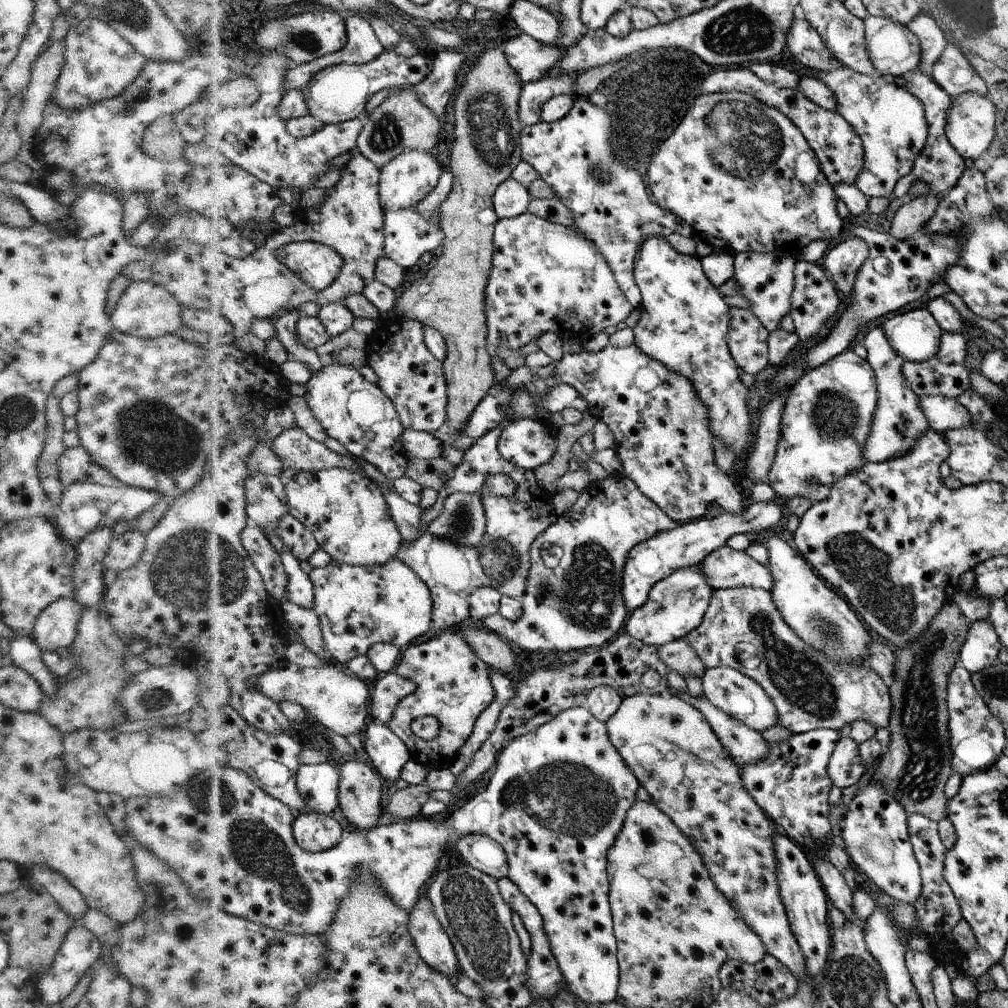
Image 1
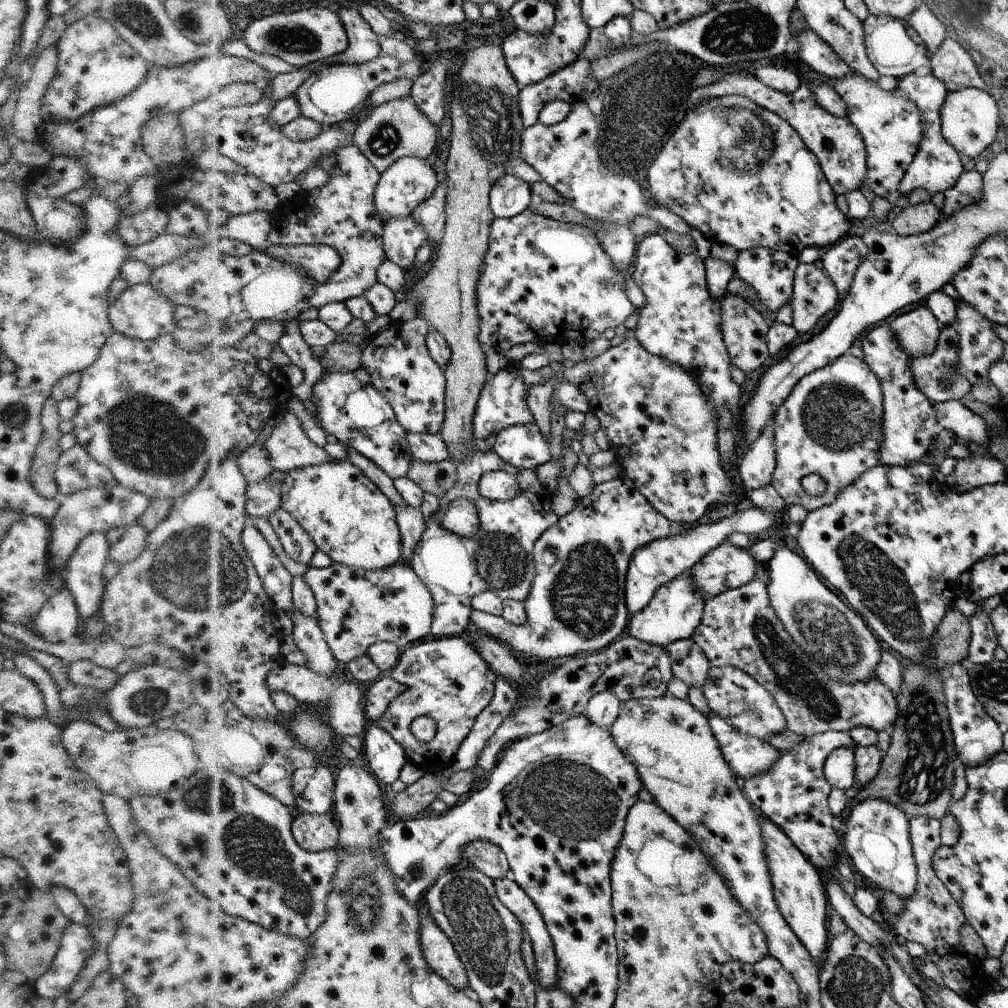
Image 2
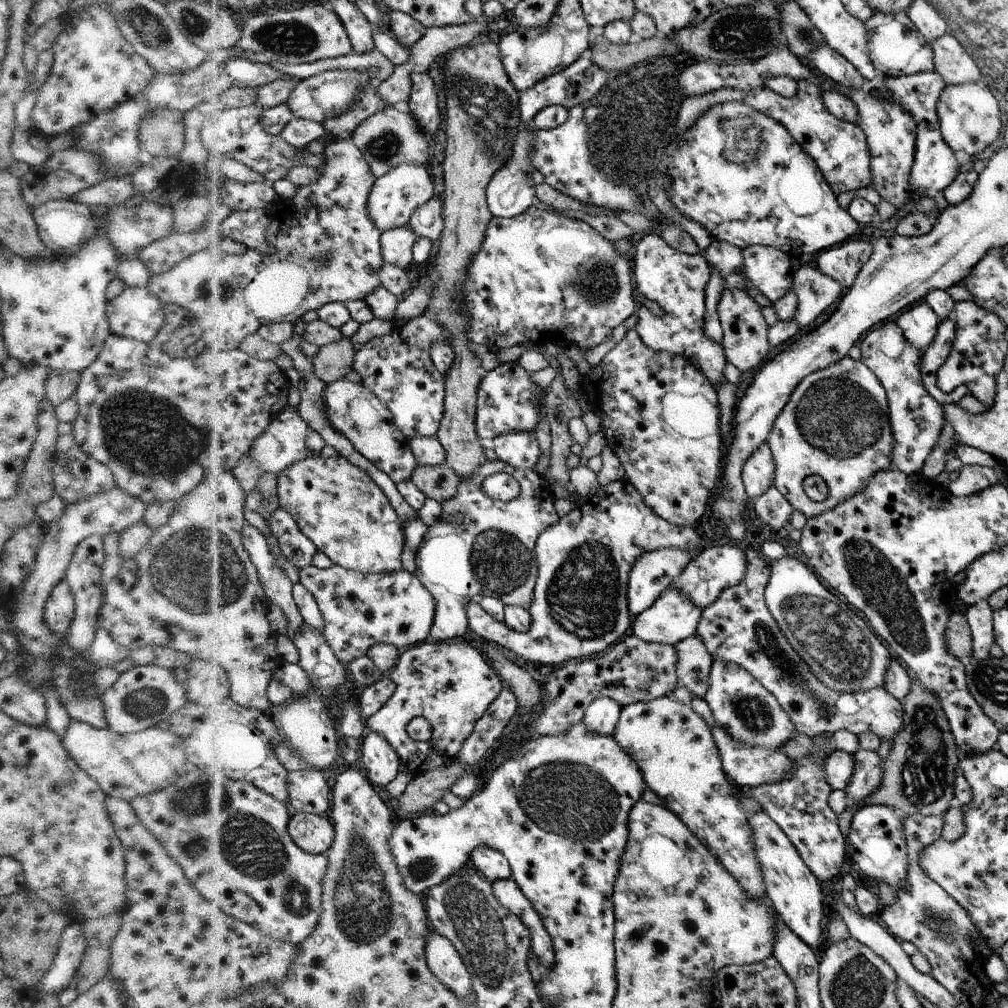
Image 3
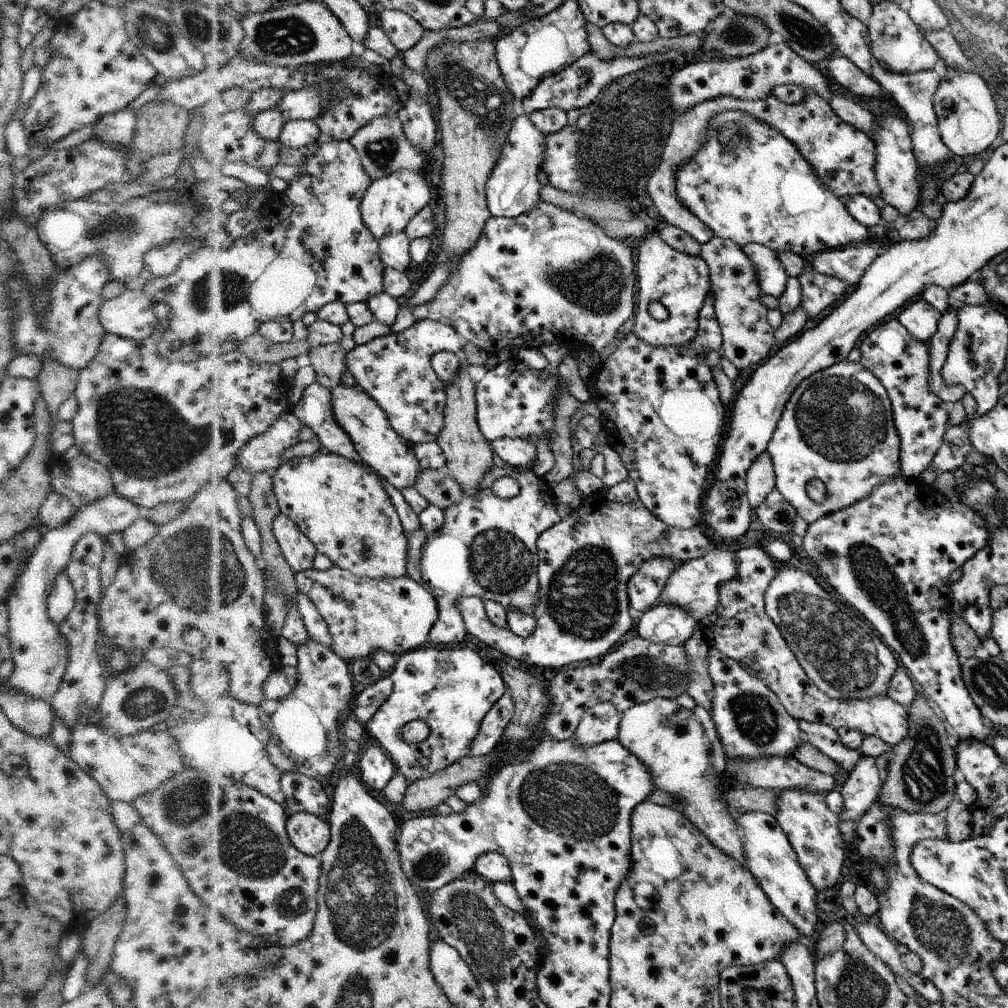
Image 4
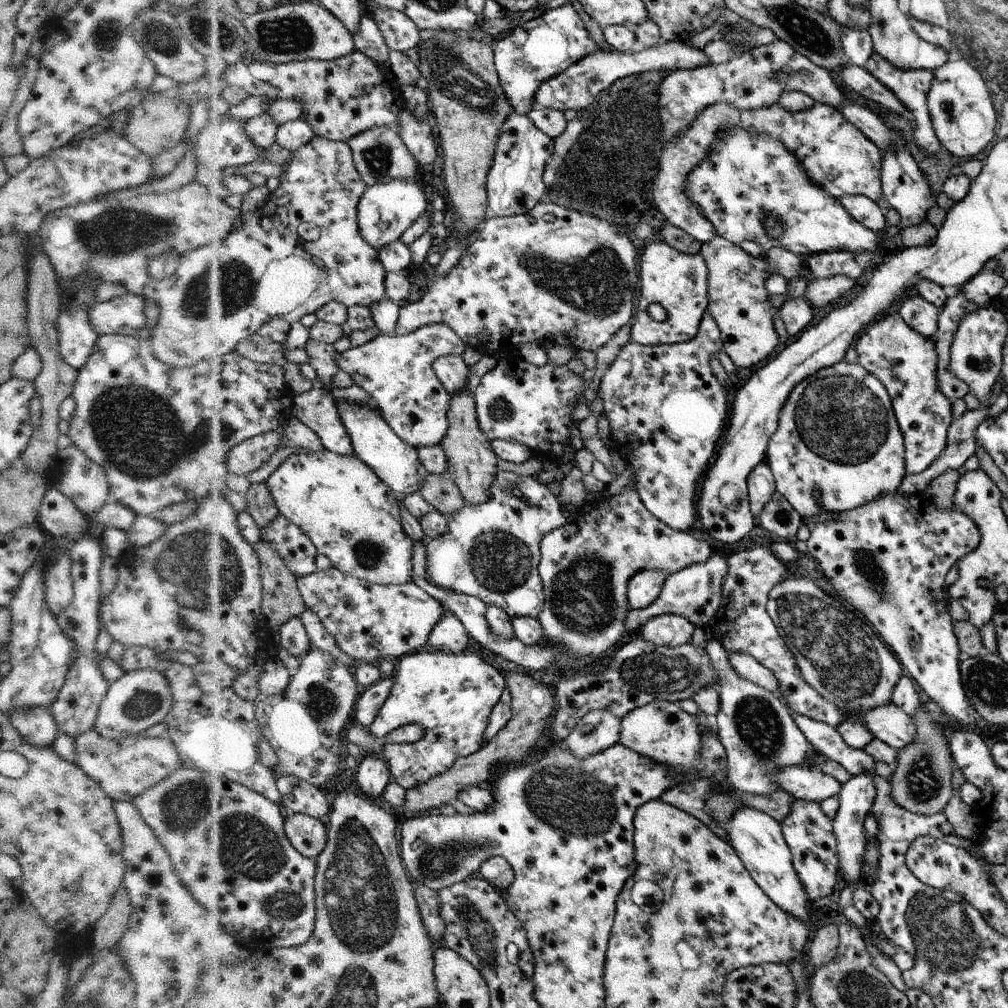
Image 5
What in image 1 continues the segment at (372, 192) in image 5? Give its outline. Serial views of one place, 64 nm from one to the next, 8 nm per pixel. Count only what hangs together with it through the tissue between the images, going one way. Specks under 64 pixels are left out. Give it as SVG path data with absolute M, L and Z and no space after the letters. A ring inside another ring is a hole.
M408 150L382 169L380 189L385 210L418 207L438 189L445 170L433 155L434 152L428 150Z

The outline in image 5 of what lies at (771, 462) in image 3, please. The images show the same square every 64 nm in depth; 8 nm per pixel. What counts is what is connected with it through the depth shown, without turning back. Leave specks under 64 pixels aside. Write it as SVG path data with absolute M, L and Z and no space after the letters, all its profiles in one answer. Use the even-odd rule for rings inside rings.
M768 462L758 463L748 478L749 505L758 522L762 510L768 504L770 497L776 492L776 482Z

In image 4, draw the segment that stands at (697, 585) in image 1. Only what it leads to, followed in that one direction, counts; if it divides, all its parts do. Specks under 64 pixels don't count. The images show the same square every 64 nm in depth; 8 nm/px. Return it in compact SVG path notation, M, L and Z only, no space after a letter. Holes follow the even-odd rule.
M660 605L639 614L633 635L653 643L680 646L700 627L694 615L682 607Z

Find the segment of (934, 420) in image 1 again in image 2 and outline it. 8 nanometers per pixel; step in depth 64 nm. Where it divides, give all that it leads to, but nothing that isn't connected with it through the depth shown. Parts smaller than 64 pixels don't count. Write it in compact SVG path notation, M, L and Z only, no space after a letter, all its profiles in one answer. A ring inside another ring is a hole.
M956 400L934 402L933 408L937 414L937 422L944 430L952 431L956 435L957 442L962 444L972 442L989 448L990 436L985 420L971 413L962 402Z

